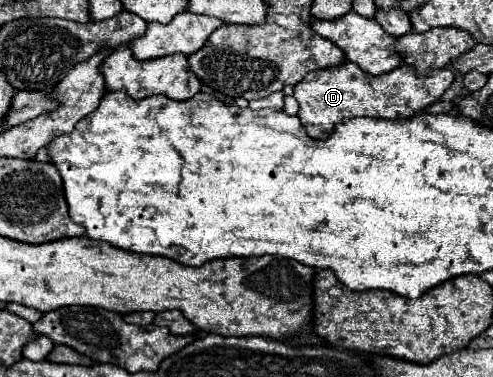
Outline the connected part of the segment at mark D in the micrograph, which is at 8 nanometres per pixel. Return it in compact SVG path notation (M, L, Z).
M344 62L334 68L310 72L302 82L294 86L294 98L300 104L298 118L306 128L308 136L314 140L326 140L334 132L334 126L344 122L346 118L366 116L384 120L408 120L430 104L434 104L436 100L440 100L452 82L454 72L450 68L440 68L432 76L420 78L410 66L400 64L398 68L382 76L368 76L360 70L358 64Z

